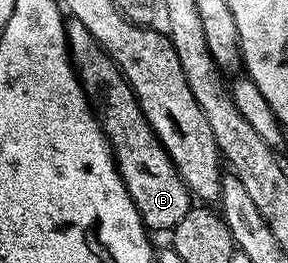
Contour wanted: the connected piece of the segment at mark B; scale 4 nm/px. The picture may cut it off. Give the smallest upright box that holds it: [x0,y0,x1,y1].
[66,18,190,233]

